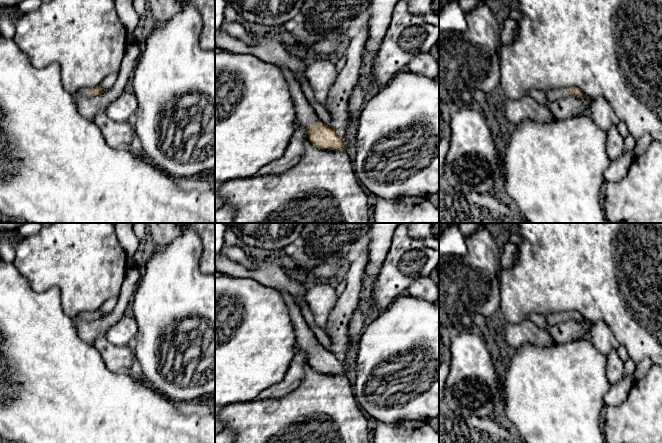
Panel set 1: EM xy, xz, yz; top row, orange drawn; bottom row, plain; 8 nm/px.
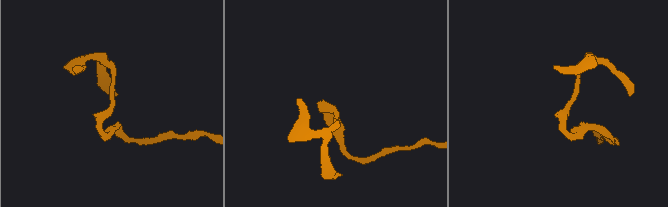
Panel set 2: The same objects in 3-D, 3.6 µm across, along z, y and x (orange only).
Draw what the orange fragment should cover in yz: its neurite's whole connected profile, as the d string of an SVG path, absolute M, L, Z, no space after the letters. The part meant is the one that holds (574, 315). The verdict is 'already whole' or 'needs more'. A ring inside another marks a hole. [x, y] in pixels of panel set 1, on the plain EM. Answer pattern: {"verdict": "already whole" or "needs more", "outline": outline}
{"verdict": "needs more", "outline": "M577 311L572 312L554 312L546 315L547 326L546 329L549 329L551 326L564 322L567 319L573 319L580 323L584 323L586 319Z"}

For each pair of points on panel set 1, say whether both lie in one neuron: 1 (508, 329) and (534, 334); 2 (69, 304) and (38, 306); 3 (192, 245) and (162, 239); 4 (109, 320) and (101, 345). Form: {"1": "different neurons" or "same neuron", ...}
{"1": "same neuron", "2": "different neurons", "3": "different neurons", "4": "different neurons"}

